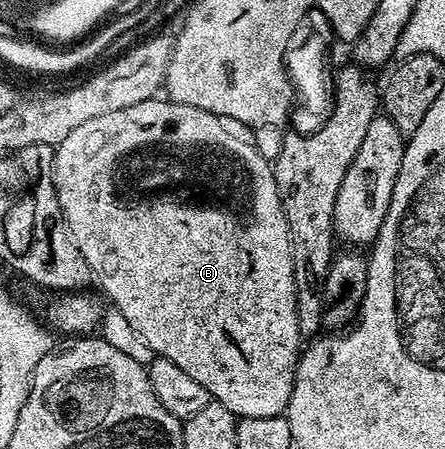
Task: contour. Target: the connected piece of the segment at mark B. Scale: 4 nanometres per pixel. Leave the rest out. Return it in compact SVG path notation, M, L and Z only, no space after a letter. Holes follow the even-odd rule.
M153 98L146 102L134 102L134 106L126 106L123 110L114 110L114 114L102 114L102 118L98 118L96 121L82 122L82 126L77 126L76 129L70 130L70 134L66 134L66 138L62 138L62 142L55 145L52 153L52 181L54 182L54 190L58 194L58 206L62 206L64 221L67 222L68 228L72 232L72 237L78 246L78 250L82 250L82 258L86 258L86 262L90 266L93 277L98 281L98 284L100 280L101 290L99 289L99 291L105 297L108 295L112 299L110 301L111 307L116 308L122 314L122 318L126 318L126 322L130 322L130 326L134 326L134 330L138 330L142 342L146 342L146 346L150 346L150 350L159 359L169 360L178 366L182 366L182 370L186 370L186 374L190 374L190 378L194 378L194 382L199 382L201 386L206 386L211 399L217 400L222 406L226 406L226 410L230 410L238 418L270 418L271 416L281 415L287 409L290 402L290 394L292 393L292 383L296 377L296 362L300 359L302 351L302 337L300 335L300 327L298 326L298 314L296 313L294 262L290 254L290 230L286 226L286 214L282 210L282 202L278 198L278 186L276 185L276 179L272 170L273 165L265 160L264 155L257 150L251 128L247 128L242 122L238 122L238 118L210 114L210 110L198 110L197 107L174 103L167 98ZM100 130L106 130L106 152L112 154L112 160L116 160L116 166L118 166L116 170L120 174L120 208L116 208L116 204L112 204L112 196L108 196L108 180L104 180L104 176L92 176L92 180L88 180L88 136L100 136ZM138 174L142 174L148 180L124 180L124 176L138 176Z

